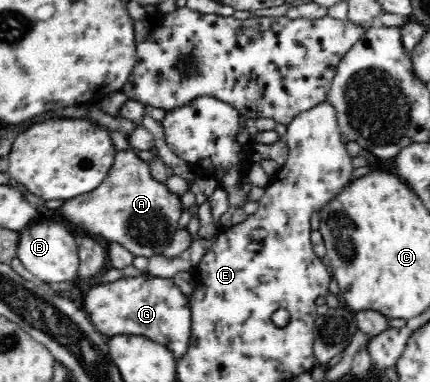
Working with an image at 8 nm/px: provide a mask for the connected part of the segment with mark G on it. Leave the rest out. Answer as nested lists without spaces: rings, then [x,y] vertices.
[[[132,276],[93,286],[81,299],[81,306],[92,325],[105,337],[142,335],[165,345],[176,359],[187,352],[191,340],[189,298],[174,284],[172,278]]]

